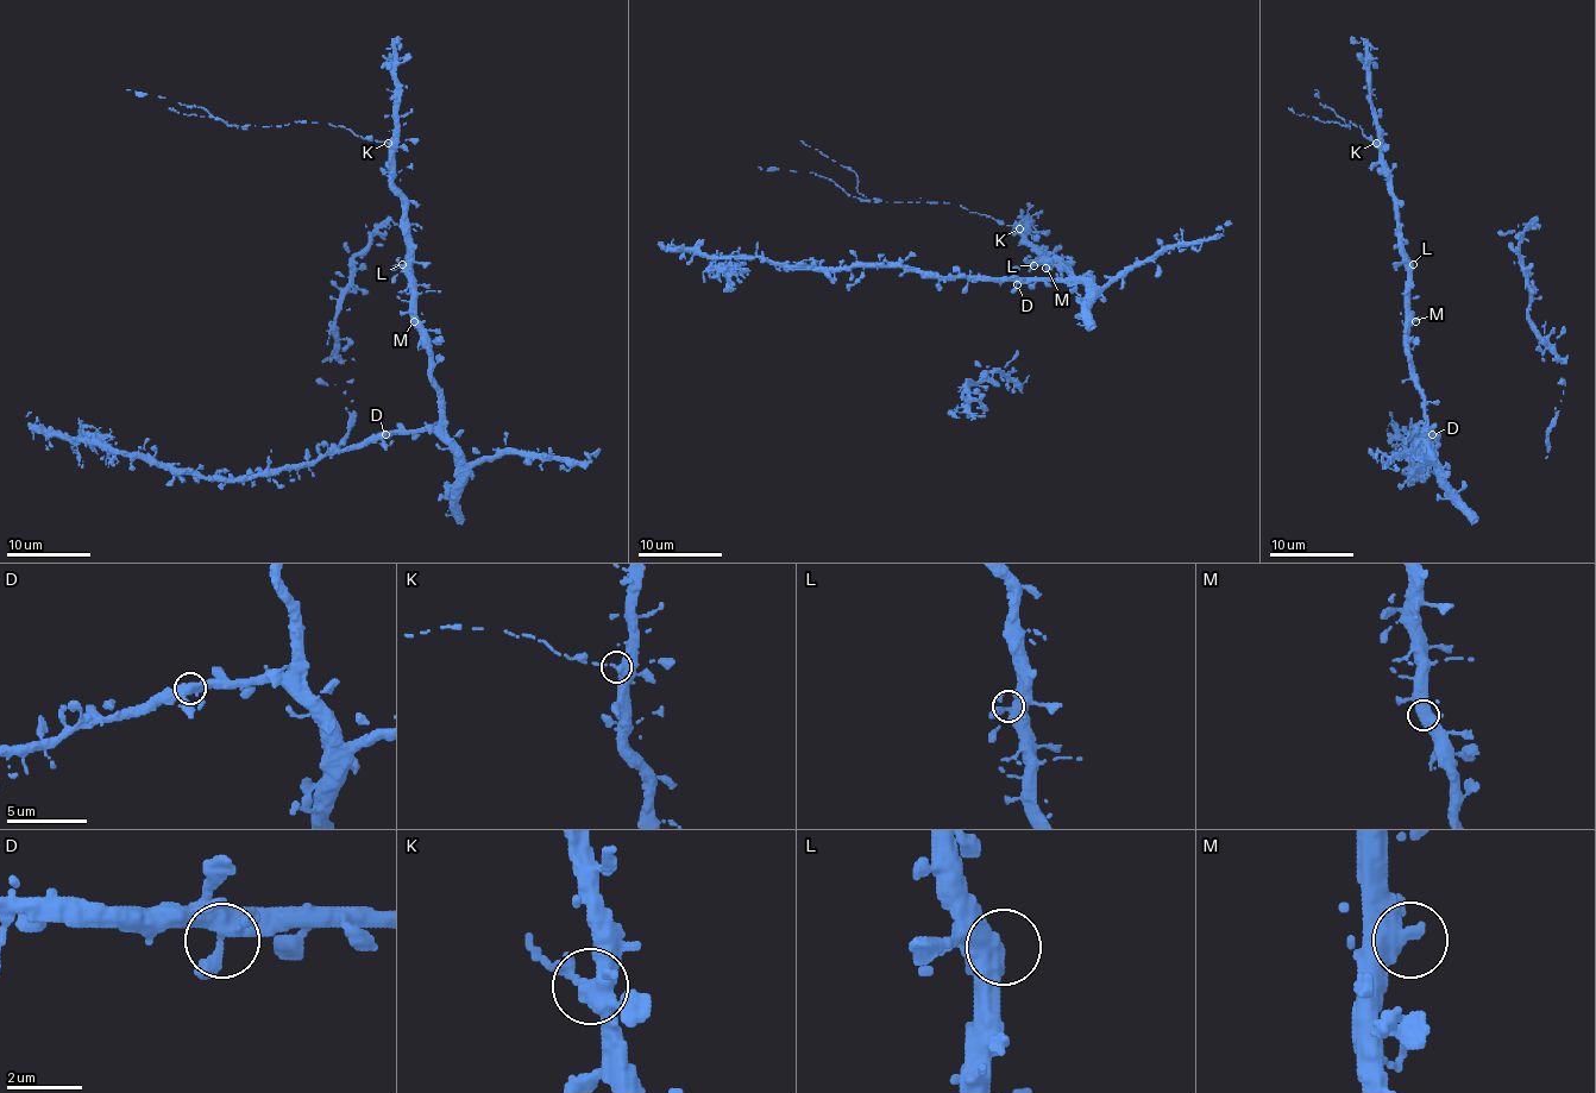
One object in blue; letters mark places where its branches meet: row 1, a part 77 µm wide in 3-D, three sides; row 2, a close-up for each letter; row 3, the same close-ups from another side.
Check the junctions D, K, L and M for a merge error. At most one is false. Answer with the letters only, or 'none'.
K

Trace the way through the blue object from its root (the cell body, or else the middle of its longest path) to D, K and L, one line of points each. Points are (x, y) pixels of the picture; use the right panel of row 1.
D: (1409, 346), (1409, 374), (1424, 401), (1424, 423), (1432, 434)
K: (1409, 346), (1407, 264), (1399, 226), (1399, 199), (1388, 184), (1388, 167), (1375, 142)
L: (1409, 346), (1407, 270), (1413, 264)

